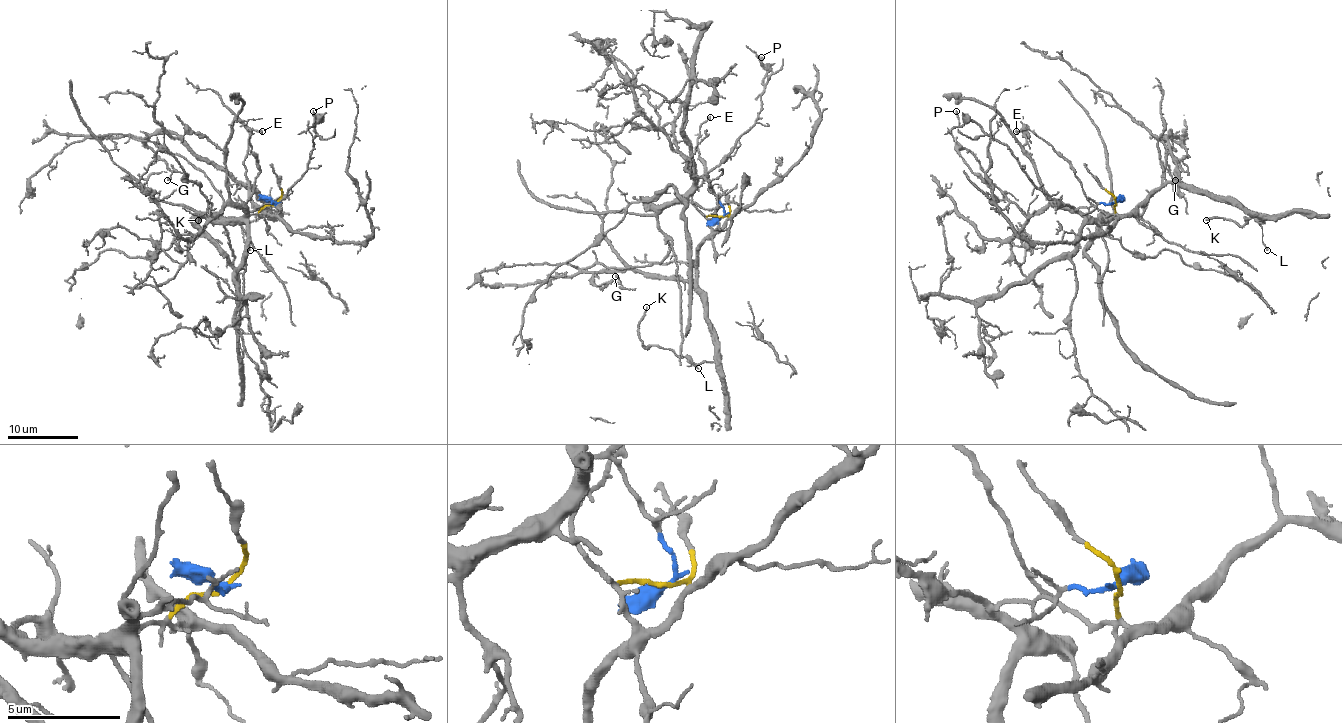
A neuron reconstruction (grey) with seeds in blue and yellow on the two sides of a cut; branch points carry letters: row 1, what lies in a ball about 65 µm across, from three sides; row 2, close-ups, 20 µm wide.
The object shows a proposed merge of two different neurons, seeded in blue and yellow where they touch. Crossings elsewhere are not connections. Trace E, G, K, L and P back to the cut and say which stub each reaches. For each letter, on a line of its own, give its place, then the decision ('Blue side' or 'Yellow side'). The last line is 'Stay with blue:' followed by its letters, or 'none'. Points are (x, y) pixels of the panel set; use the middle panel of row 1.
E: Place: (710, 117). Yellow side
G: Place: (615, 276). Yellow side
K: Place: (646, 307). Yellow side
L: Place: (698, 368). Yellow side
P: Place: (761, 57). Blue side
Stay with blue: P

